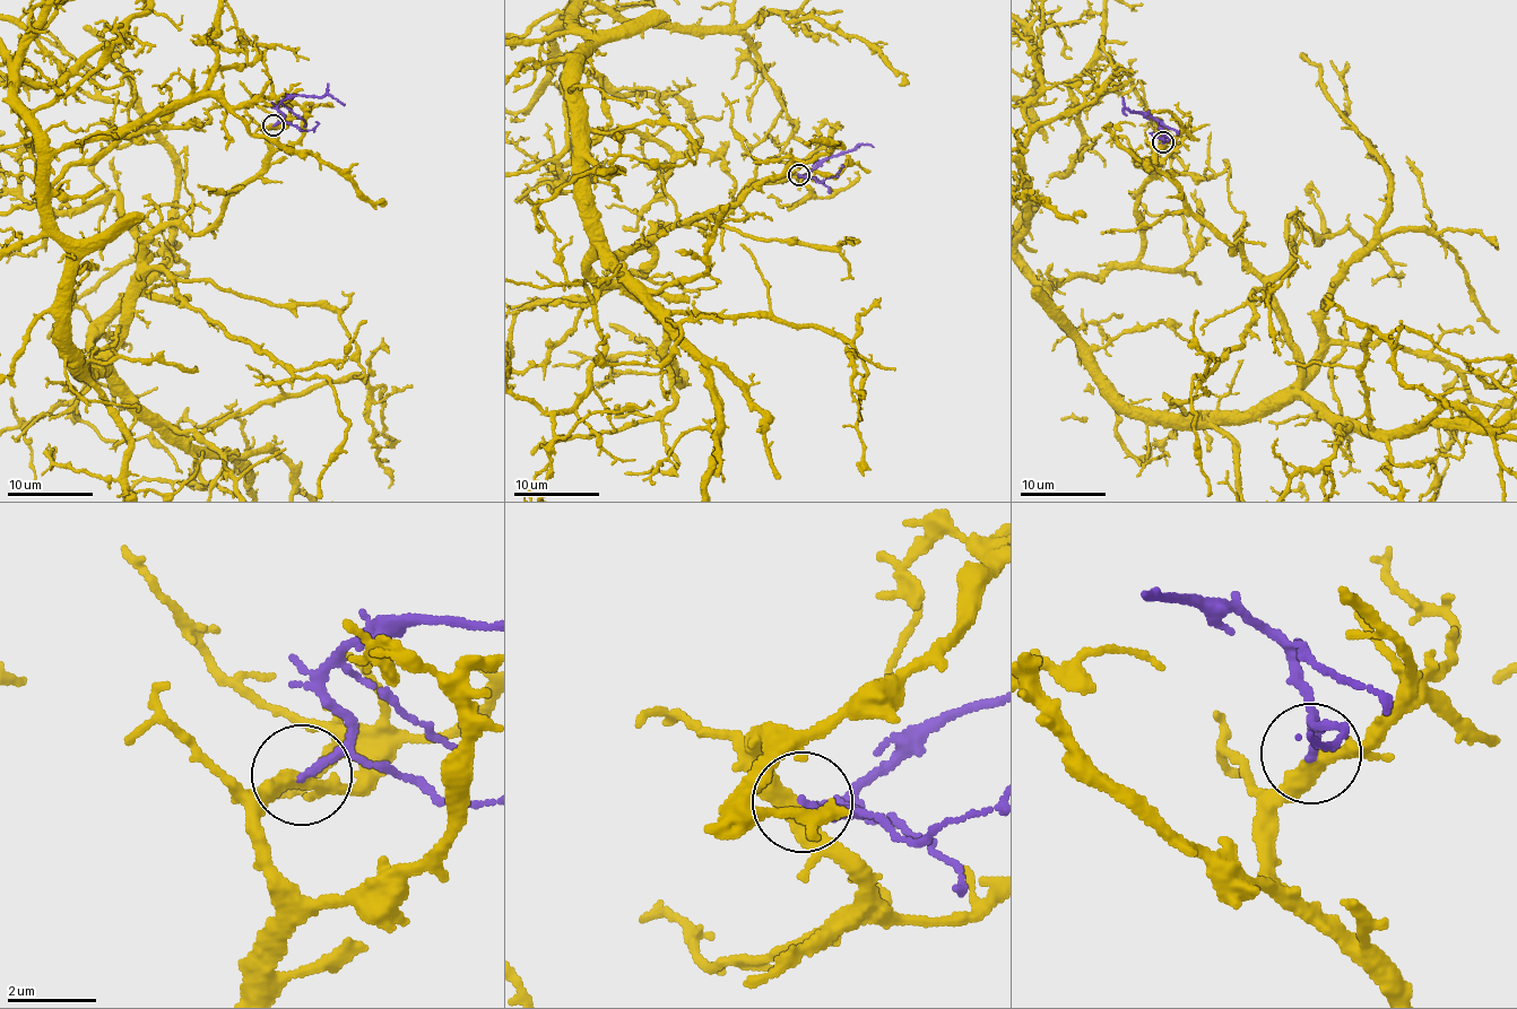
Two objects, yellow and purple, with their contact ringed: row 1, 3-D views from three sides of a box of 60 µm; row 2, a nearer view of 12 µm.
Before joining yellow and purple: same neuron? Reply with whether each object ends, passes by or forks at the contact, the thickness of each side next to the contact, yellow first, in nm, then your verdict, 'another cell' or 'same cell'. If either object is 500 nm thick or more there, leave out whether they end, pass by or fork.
yellow passes by; purple ends; calibres 380 and 190 nm; another cell

